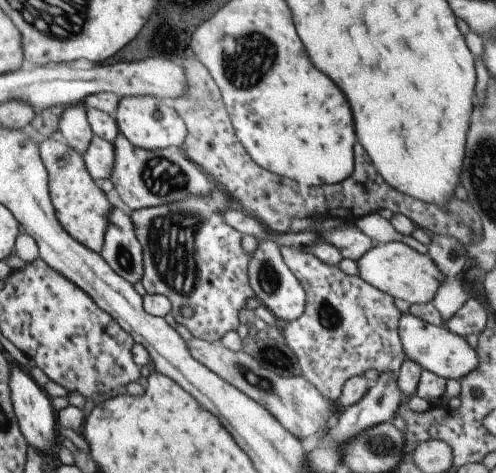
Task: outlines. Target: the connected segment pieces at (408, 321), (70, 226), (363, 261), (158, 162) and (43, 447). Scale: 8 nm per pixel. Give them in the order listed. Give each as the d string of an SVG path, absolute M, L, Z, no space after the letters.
M408 312L400 316L398 330L406 359L416 362L422 371L430 370L448 380L464 378L480 366L480 354L476 352L476 348L468 344L466 337L450 331L447 327L434 326Z
M51 136L39 144L39 150L48 173L50 198L60 226L80 244L101 254L104 248L104 234L108 230L108 216L112 214L114 206L110 204L104 191L95 184L80 152Z
M401 242L373 245L360 260L356 261L356 264L358 264L358 276L364 282L411 305L430 303L440 286L446 282L446 276L438 270L426 251L420 254Z
M120 133L113 143L114 163L110 180L118 192L120 200L130 210L162 206L190 196L210 196L216 182L200 166L186 158L182 147L171 146L162 149L146 150L134 146Z
M13 362L10 370L9 387L16 420L24 438L26 438L27 446L32 446L40 454L47 455L48 450L54 444L54 436L56 436L56 428L54 428L56 417L52 412L52 398L34 382L29 371Z

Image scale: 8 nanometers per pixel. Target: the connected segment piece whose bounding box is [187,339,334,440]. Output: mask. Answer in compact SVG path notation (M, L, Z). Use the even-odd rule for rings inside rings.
M192 339L188 340L187 344L188 350L192 352L192 356L196 360L202 362L212 372L218 374L228 384L236 386L240 392L250 396L254 402L265 406L266 410L270 410L270 414L292 436L304 440L305 438L310 438L310 436L316 436L320 432L325 432L331 424L334 407L303 376L288 378L274 374L274 372L270 372L264 366L260 366L260 362L256 362L256 358L248 356L243 350L232 351L222 345L220 341L208 342L202 339Z

